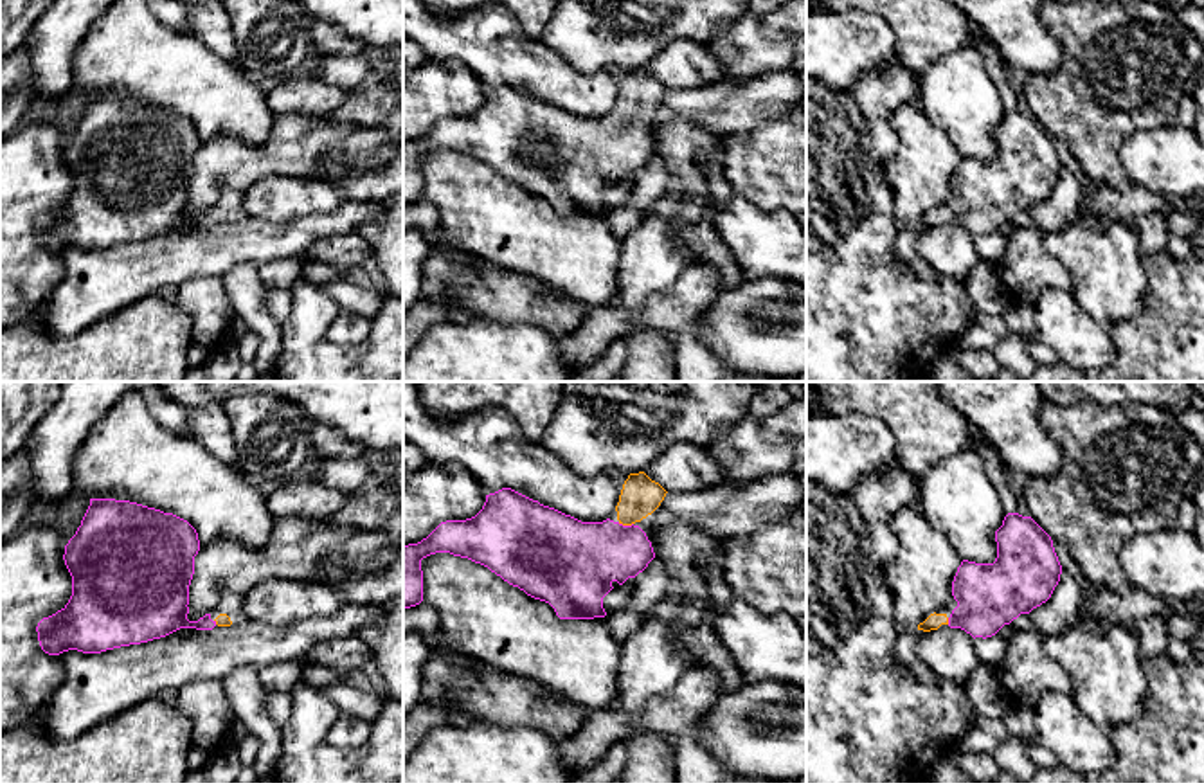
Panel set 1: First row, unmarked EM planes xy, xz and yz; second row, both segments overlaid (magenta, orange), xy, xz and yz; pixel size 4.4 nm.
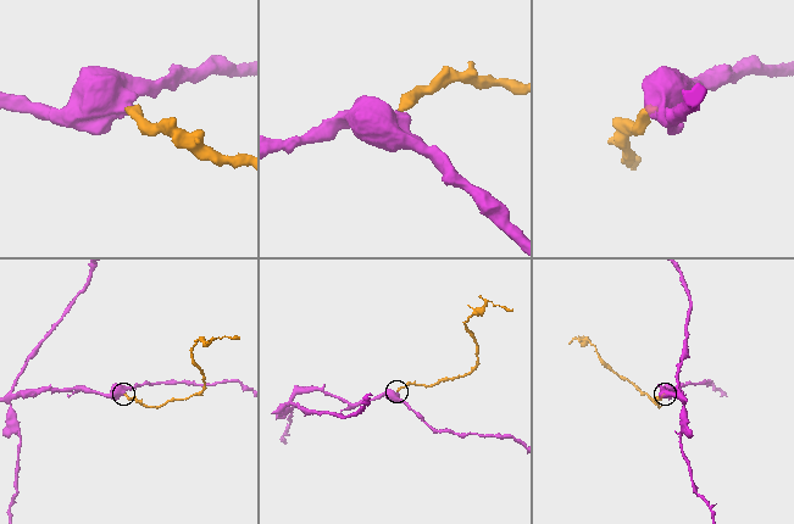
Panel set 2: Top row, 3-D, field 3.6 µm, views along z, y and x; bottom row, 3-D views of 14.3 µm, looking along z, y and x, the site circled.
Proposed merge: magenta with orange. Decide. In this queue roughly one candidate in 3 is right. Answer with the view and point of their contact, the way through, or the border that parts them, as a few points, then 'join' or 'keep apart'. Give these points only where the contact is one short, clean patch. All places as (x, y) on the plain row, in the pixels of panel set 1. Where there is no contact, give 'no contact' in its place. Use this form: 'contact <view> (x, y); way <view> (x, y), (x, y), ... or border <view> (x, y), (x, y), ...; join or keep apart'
contact xz (625, 123); way xz (580, 155), (598, 150), (625, 123), (627, 112), (639, 94); join

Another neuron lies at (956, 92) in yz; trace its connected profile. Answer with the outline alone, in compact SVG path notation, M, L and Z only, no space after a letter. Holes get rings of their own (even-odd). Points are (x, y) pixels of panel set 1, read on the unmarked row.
M965 43L916 79L921 110L956 149L968 158L993 160L995 128L1006 110L983 56Z

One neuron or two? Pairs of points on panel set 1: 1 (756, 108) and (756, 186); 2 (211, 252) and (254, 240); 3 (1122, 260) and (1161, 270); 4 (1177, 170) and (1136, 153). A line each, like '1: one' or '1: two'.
1: two
2: one
3: two
4: one

